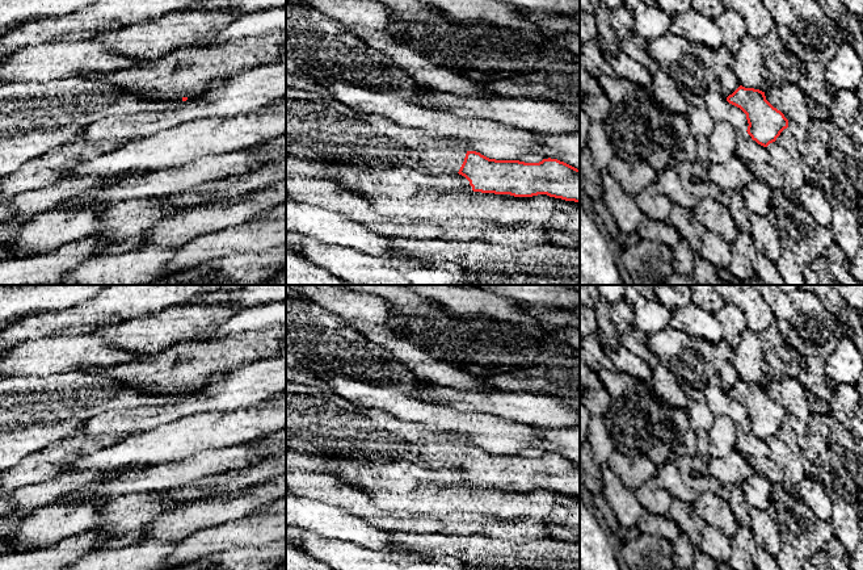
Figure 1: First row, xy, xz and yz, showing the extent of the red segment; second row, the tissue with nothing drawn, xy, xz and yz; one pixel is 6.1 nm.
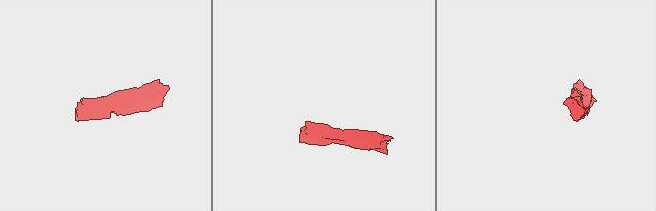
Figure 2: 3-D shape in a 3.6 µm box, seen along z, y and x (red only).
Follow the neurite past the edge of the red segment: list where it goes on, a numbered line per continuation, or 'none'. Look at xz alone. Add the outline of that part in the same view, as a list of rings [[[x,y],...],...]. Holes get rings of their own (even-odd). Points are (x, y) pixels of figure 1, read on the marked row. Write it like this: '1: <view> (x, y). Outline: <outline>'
1: xz (318, 128). Outline: [[[286,87],[286,152],[291,156],[362,168],[408,167],[424,175],[443,176],[459,172],[467,151],[458,141],[435,139],[384,117],[357,114],[333,97]]]

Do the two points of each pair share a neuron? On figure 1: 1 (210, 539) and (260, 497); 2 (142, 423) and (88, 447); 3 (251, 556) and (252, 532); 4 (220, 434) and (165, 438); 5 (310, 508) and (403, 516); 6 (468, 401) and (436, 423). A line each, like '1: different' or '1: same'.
1: different
2: different
3: different
4: same
5: different
6: different

